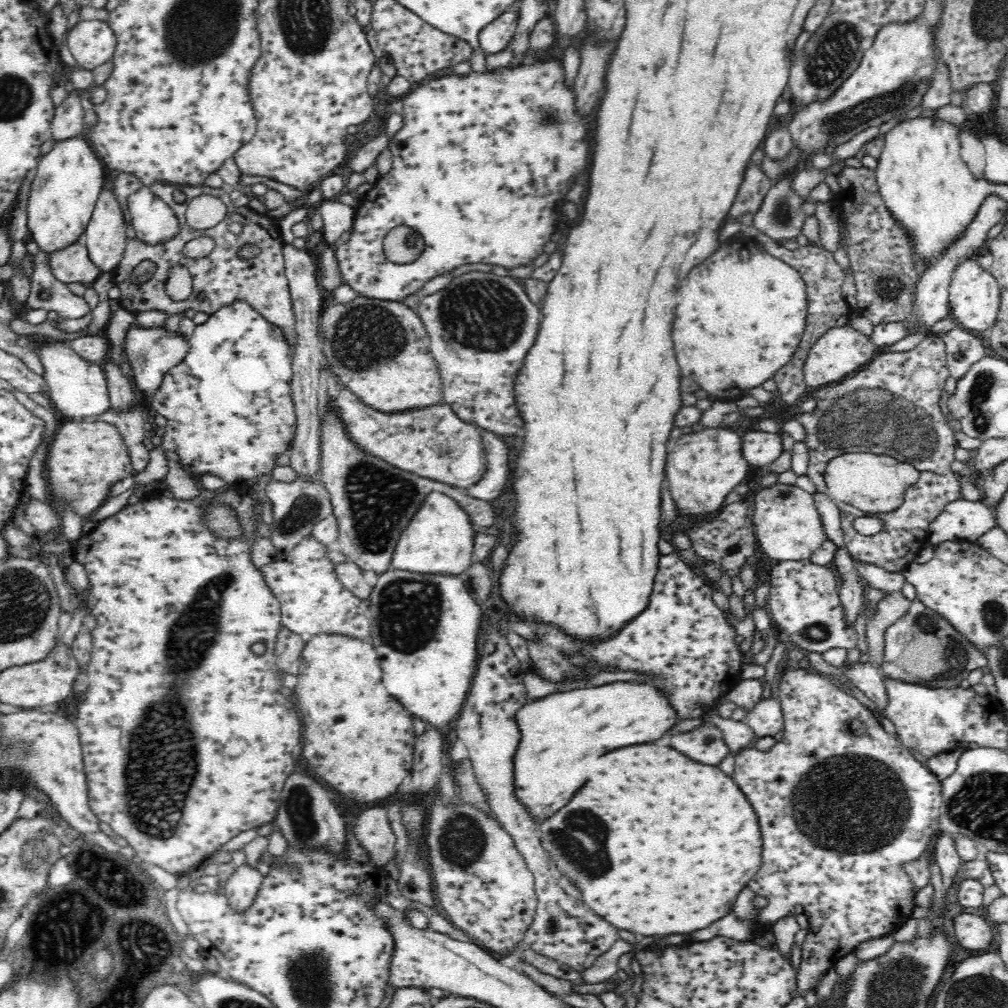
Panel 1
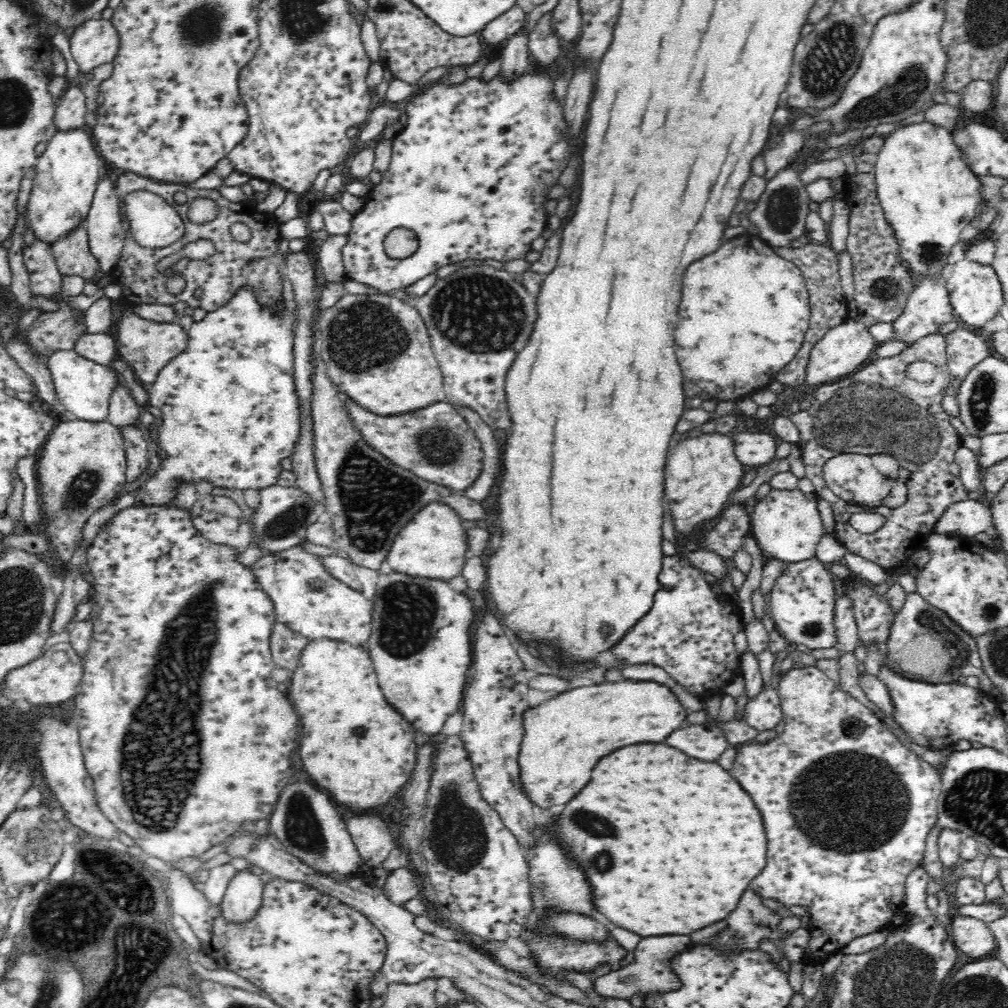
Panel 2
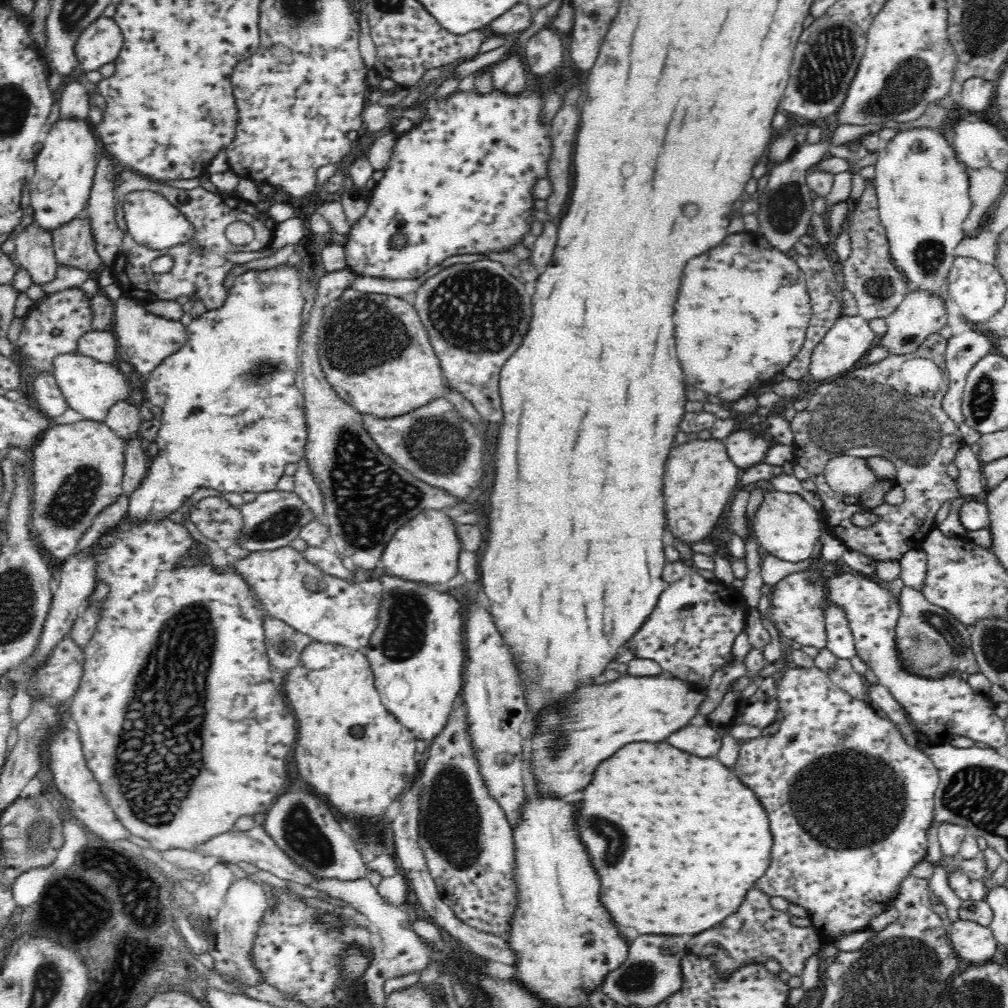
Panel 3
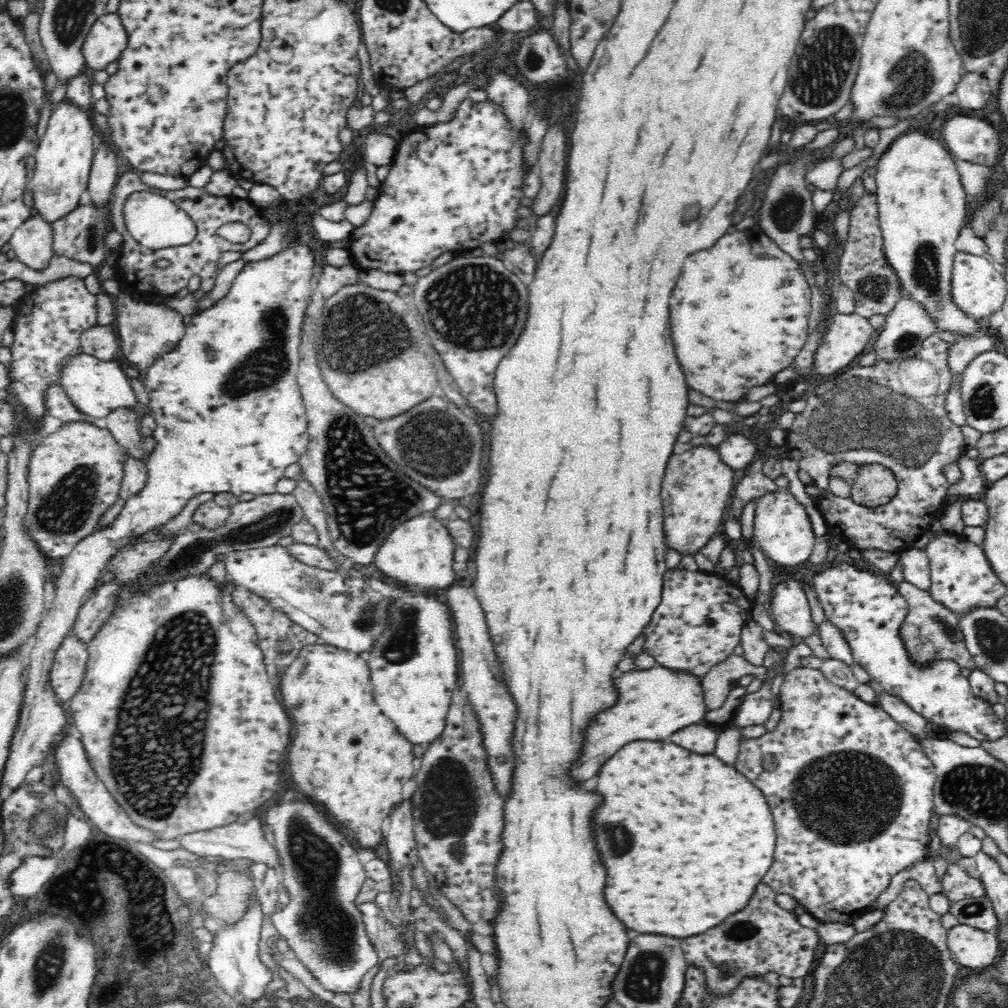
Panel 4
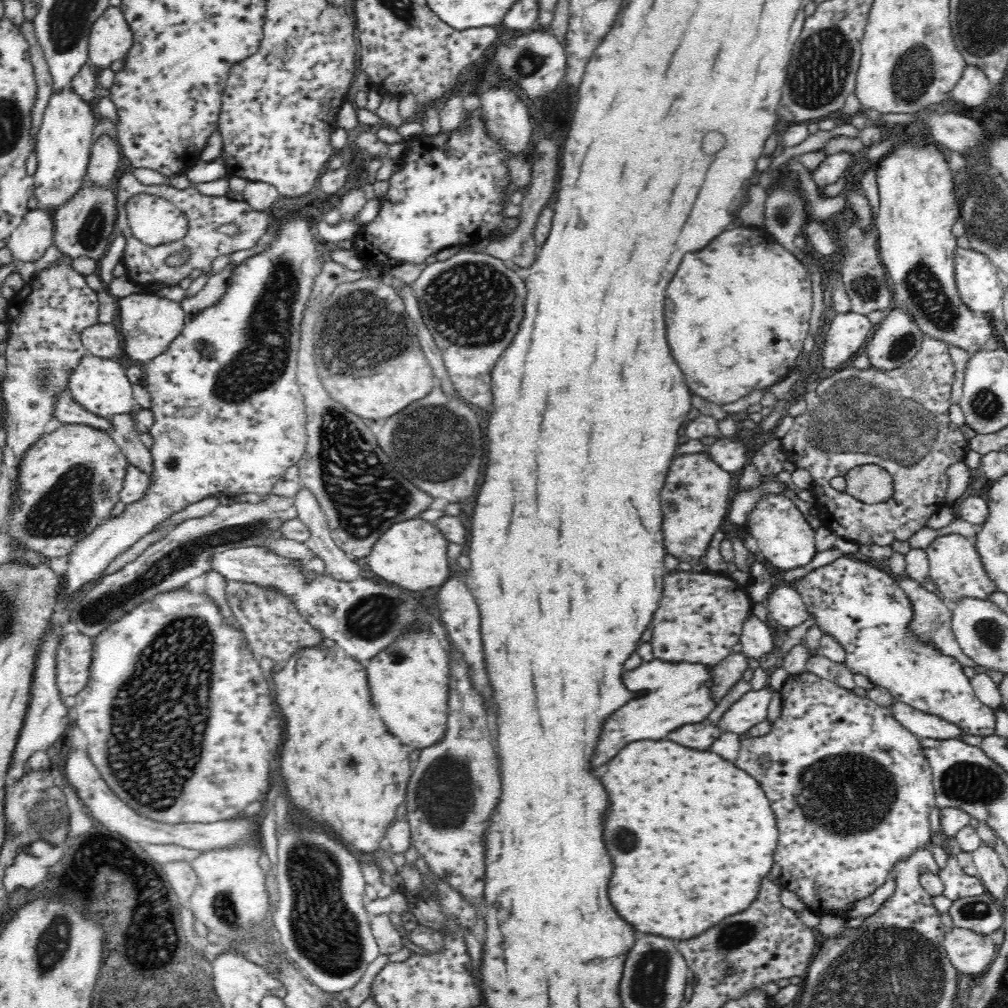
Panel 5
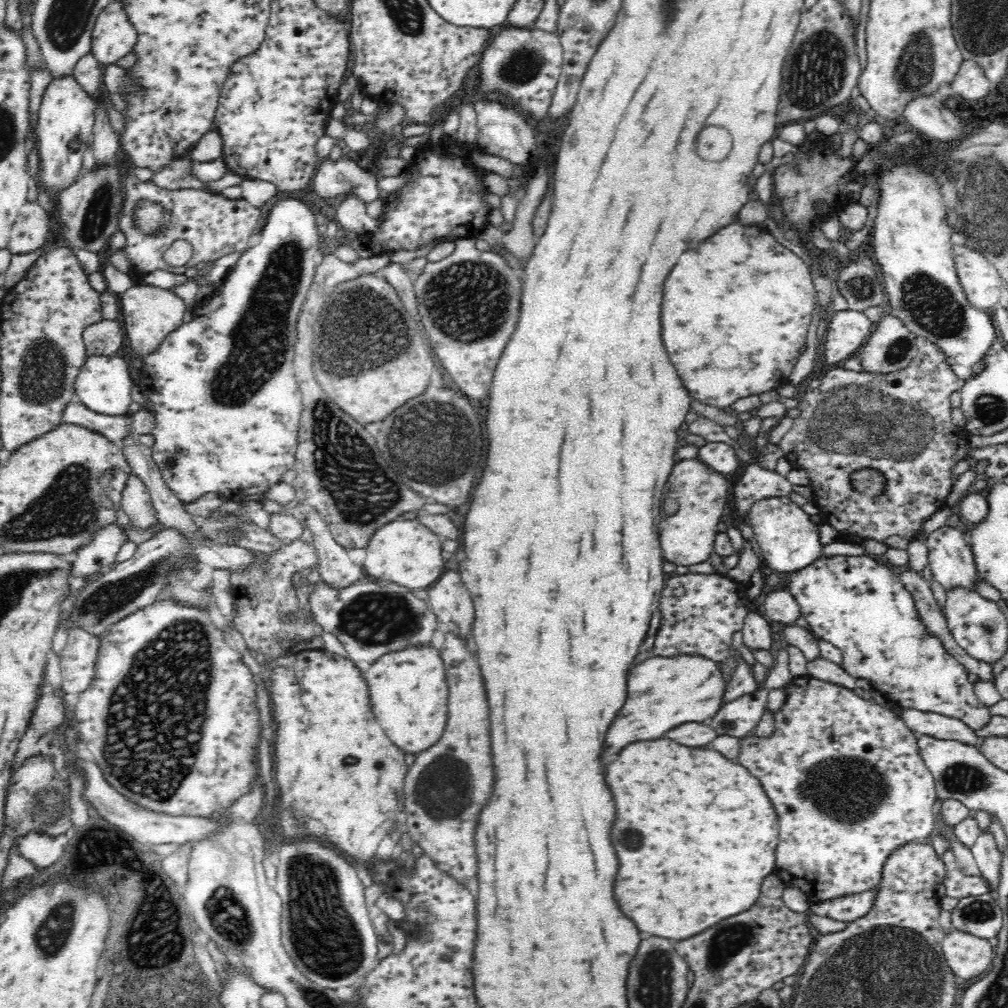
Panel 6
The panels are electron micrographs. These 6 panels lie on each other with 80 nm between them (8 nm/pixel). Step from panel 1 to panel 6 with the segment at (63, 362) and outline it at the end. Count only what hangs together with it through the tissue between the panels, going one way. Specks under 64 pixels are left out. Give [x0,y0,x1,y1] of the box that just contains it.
[74,355,133,416]

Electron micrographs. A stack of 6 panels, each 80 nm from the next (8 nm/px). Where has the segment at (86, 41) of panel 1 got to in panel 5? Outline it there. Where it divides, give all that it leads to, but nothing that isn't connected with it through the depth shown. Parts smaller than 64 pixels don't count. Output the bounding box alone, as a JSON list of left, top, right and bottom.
[89,5,134,68]

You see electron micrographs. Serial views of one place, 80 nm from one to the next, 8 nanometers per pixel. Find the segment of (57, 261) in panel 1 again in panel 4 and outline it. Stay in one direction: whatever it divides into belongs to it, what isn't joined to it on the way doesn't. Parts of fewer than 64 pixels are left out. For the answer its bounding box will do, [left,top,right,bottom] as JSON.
[52,201,112,268]

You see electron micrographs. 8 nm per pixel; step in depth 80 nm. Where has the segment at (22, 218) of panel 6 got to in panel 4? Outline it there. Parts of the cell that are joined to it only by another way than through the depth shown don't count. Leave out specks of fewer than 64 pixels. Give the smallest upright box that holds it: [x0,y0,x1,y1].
[10,215,53,269]

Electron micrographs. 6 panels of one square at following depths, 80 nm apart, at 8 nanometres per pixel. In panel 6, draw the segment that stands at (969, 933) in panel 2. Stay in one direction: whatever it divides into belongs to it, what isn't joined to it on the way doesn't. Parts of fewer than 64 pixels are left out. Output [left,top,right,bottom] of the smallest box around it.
[941,929,994,983]

